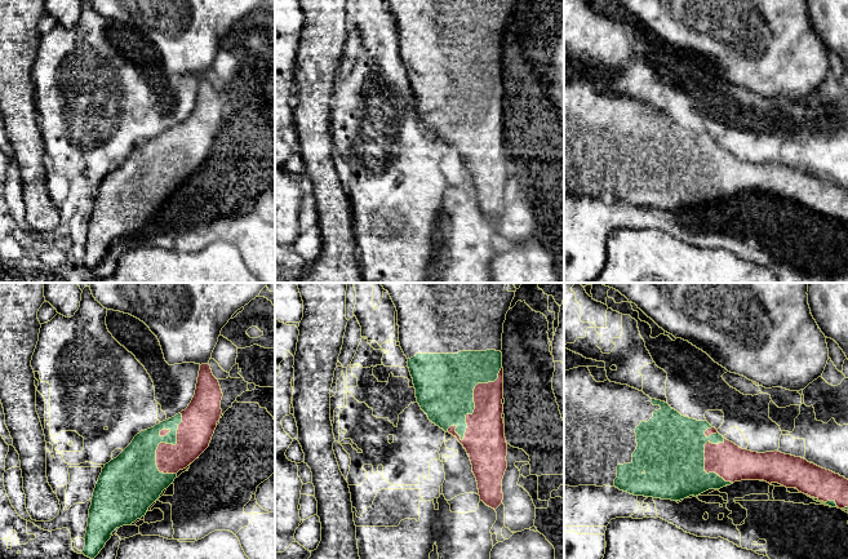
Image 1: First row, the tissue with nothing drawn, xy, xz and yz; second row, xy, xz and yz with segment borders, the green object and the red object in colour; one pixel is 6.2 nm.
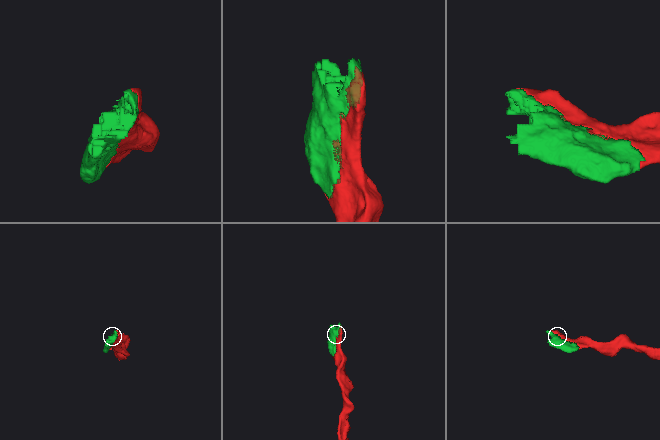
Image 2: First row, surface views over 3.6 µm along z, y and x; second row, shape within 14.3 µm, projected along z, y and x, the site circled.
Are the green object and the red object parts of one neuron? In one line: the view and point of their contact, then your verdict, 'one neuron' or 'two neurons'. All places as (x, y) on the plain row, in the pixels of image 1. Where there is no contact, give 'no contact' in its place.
meets green in xz at (474, 119); one neuron

